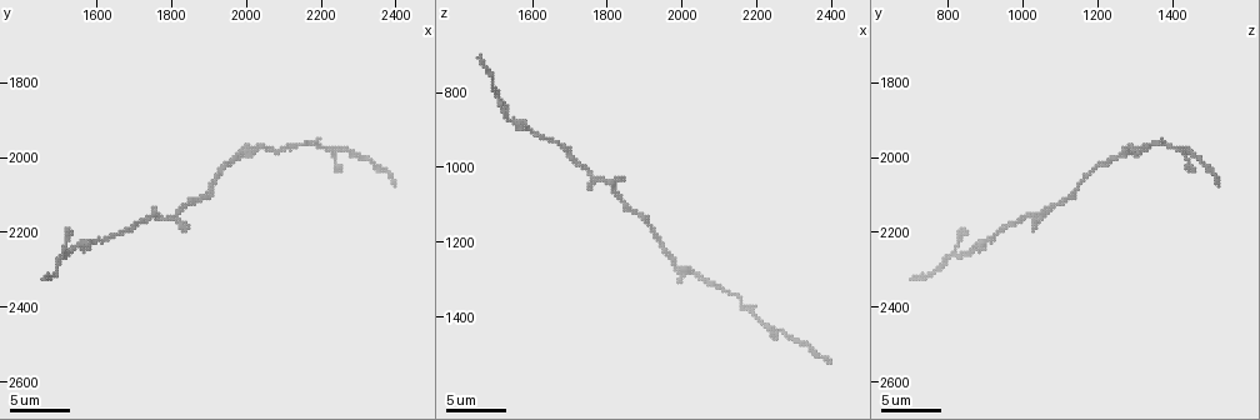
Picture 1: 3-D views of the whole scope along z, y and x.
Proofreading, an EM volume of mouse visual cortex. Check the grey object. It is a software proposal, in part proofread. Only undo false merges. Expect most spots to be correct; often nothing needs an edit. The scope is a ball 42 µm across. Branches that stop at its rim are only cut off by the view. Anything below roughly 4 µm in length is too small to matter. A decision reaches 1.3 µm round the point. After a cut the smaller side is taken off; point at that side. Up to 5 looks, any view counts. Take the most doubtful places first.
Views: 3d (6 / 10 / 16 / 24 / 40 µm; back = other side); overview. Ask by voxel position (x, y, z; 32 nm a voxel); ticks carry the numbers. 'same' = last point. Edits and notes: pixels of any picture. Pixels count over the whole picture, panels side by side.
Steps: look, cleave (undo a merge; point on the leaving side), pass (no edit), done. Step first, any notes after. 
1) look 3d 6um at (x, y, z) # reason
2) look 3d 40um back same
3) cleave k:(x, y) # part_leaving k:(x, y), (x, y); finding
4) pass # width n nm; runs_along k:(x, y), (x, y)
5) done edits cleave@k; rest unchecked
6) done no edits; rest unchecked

look 3d 10um at (2020, 1980, 1280) # thick turns thin

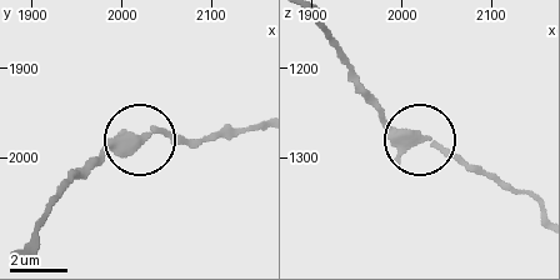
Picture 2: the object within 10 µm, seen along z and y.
pass # runs_along 2:(314, 21), (385, 121), (435, 140), (490, 176); all the same neuron

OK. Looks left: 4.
look 3d 16um at (1900, 2080, 1150)

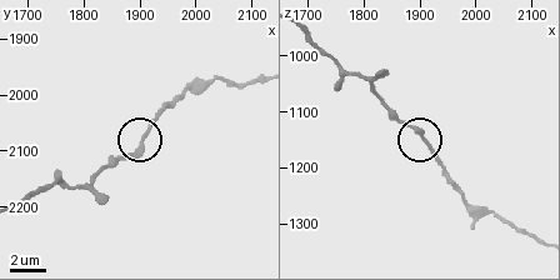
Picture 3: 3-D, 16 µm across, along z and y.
pass # side_arm 24 um; all the same neuron

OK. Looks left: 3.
look 3d 10um at (1620, 2230, 910)

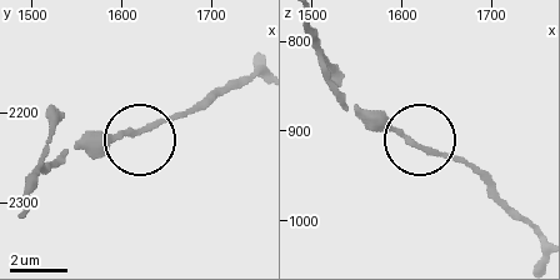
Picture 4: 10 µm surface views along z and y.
pass # all the same neuron

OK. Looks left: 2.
done no edits; rest unchecked

